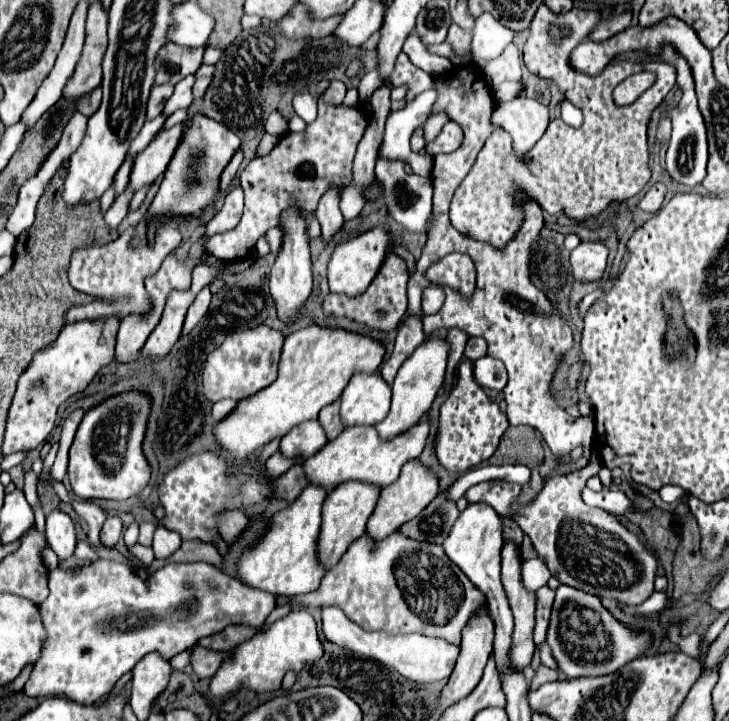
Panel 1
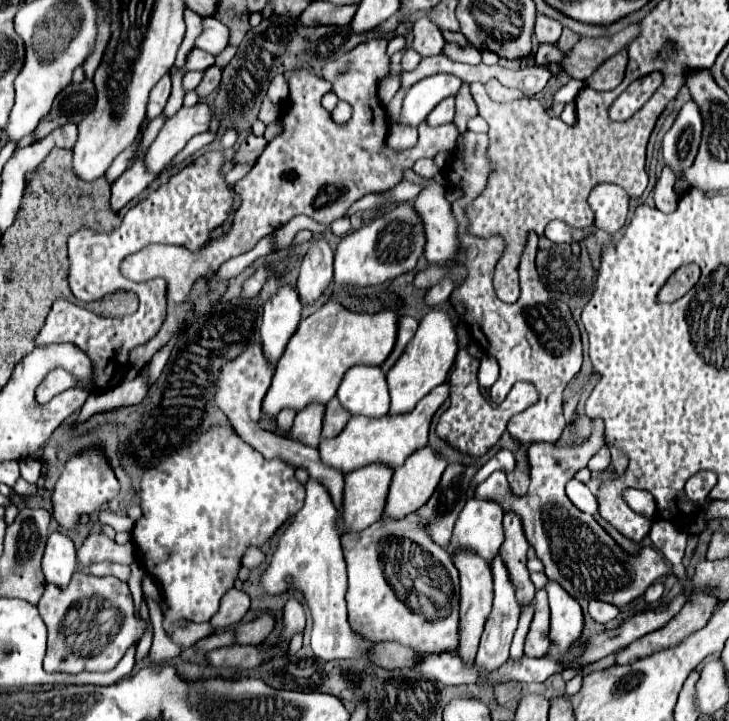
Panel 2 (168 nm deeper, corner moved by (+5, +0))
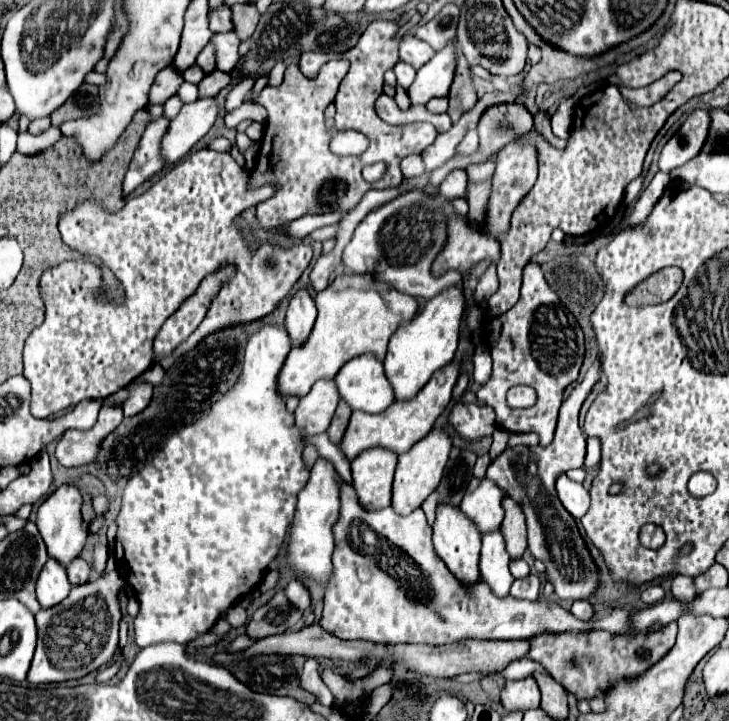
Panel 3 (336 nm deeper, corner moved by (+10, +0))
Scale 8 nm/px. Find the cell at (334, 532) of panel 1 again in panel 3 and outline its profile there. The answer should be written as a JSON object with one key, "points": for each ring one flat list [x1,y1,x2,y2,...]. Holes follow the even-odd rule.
{"points":[[366,449,352,461,354,491,364,509,384,509,392,501,392,477,398,455,390,449]]}

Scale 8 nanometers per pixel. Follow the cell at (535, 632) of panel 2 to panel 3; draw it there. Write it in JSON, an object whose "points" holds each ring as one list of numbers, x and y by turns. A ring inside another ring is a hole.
{"points":[[670,623,656,633,648,635,638,633,634,637,618,637,606,631,560,633,560,635,544,633,542,637,528,639,530,641,528,657,538,661,576,699,590,701,594,699,596,693,610,691,610,687,616,681,640,677,674,647,674,639,676,639,676,623]]}

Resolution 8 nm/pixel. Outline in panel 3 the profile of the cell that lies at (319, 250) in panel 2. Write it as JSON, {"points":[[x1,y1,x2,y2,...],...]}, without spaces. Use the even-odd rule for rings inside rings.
{"points":[[298,289,290,301,286,323,284,323,292,347,302,347,306,343,306,339,310,337,310,329,314,327,314,321,316,321,314,299,310,291]]}

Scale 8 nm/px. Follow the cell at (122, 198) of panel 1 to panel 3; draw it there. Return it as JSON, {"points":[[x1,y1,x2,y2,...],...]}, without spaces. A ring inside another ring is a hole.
{"points":[[158,117,146,127,140,139,140,145,132,157,132,163,128,167,128,173,124,177,124,195,132,193,140,183,148,181,154,173,158,173,164,167,164,161,162,161,164,157,160,153,160,141,168,129,168,123,170,119]]}

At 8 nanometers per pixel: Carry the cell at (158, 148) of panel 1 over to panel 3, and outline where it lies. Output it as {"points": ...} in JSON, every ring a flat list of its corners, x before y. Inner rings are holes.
{"points":[[214,97,186,103,170,121,170,127,162,139,162,155,166,163,176,163,182,159,210,131,216,117,218,103]]}

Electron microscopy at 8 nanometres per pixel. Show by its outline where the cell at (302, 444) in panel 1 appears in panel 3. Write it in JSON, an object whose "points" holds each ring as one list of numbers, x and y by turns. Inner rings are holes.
{"points":[[320,379,312,391,300,399,300,405,294,411,296,425,306,435,324,433,332,421,338,401,340,395,334,379]]}

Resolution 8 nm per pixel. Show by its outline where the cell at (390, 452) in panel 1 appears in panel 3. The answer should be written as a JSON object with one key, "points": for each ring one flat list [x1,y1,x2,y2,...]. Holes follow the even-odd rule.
{"points":[[452,361,446,367,438,369,432,379,408,401,394,401,386,411,378,413,378,415,370,415,370,413,362,413,362,411,354,411,350,417,350,425,346,429,346,435,340,443,342,453,348,459,354,459,358,453,370,449,370,447,386,447,392,449,396,453,404,453,408,451,414,443,418,443,422,437,426,437,434,425,434,421,438,419,438,415,446,409,446,405,452,399,452,387,456,383,460,375,460,363]]}

